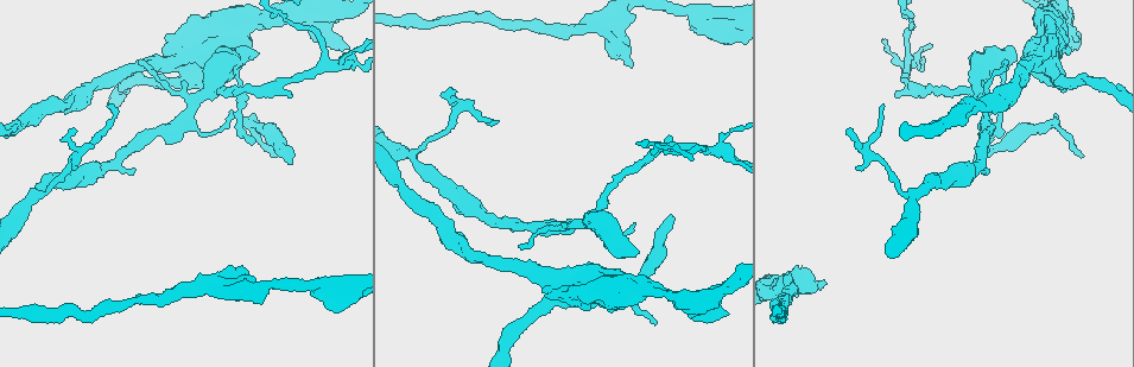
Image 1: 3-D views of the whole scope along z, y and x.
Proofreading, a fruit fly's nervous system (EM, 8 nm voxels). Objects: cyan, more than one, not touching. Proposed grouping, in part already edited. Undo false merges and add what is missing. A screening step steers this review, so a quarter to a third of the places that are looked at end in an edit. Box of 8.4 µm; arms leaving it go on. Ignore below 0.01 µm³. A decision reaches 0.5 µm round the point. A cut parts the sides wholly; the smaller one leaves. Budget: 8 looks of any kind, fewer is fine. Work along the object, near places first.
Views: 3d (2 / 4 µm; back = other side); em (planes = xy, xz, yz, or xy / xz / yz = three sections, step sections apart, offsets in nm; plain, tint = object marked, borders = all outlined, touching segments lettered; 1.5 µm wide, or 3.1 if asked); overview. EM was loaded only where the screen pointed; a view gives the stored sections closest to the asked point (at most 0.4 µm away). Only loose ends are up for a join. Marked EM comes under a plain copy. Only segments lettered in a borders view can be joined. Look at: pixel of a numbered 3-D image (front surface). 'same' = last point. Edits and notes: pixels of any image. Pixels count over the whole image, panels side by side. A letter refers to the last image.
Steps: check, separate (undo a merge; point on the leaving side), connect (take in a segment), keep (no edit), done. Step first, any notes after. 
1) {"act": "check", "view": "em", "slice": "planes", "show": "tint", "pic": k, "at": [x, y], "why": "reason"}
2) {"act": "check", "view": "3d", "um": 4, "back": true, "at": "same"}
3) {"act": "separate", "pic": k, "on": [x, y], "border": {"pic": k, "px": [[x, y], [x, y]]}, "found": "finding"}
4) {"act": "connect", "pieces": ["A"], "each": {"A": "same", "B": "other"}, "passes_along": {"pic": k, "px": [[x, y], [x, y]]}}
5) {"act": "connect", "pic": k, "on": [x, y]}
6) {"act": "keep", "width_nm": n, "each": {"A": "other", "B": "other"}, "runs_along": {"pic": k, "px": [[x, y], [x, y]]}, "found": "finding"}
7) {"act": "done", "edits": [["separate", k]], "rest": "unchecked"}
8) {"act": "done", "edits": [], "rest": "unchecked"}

{"act": "check", "view": "em", "slice": "planes", "show": "borders", "pic": 1, "at": [656, 323]}

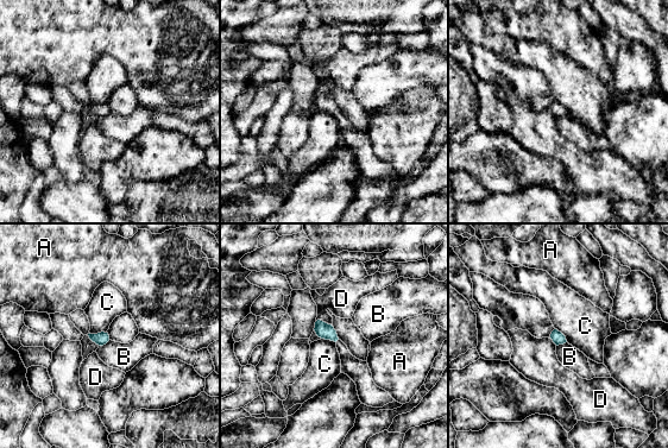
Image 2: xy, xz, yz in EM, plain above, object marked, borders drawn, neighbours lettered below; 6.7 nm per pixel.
{"act": "keep", "width_nm": 90, "each": {"A": "other", "B": "other", "C": "other", "D": "other"}, "border": {"pic": 2, "px": [[89, 332], [106, 333]]}, "found": "no lettered segment goes on from it"}

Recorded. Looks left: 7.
{"act": "check", "view": "em", "slice": "planes", "show": "tint", "pic": 1, "at": [1046, 15], "why": "branch stops here"}

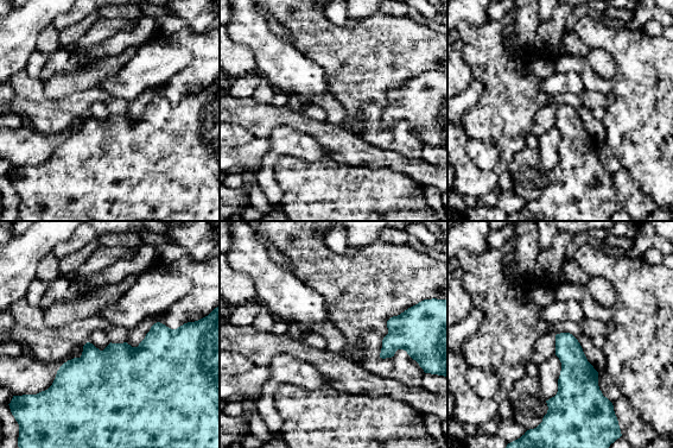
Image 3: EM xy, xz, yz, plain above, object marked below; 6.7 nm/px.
{"act": "check", "view": "em", "slice": "planes", "show": "borders", "at": "same", "why": "see the neighbours"}

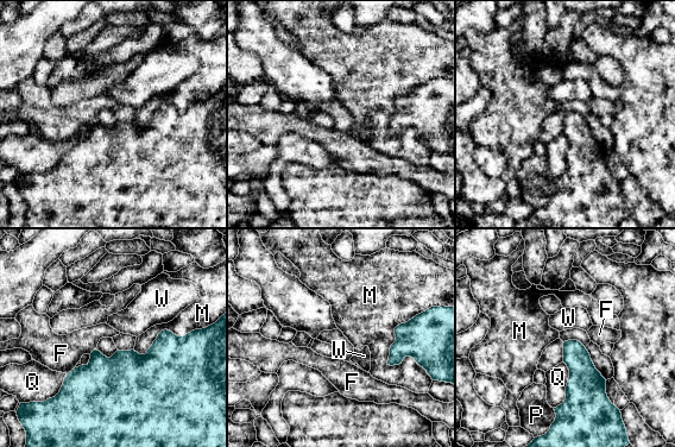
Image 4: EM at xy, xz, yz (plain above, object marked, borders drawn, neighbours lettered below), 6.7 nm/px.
{"act": "keep", "each": {"F": "other", "M": "other", "P": "other", "Q": "other", "W": "other"}, "border": {"pic": 4, "px": [[418, 314], [395, 328], [388, 365]]}, "found": "no lettered segment goes on from it"}

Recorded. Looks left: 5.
{"act": "check", "view": "3d", "um": 4, "pic": 1, "at": [256, 52], "why": "an open end"}

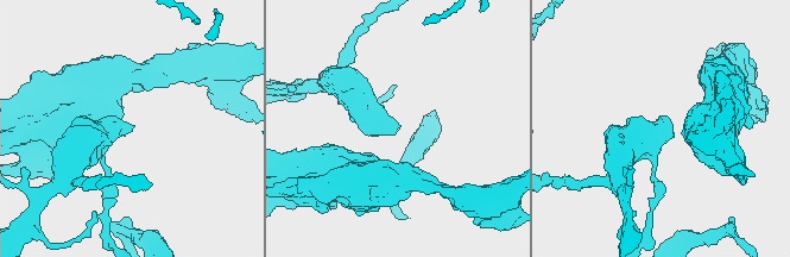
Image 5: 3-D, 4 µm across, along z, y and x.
{"act": "check", "view": "em", "slice": "planes", "show": "borders", "pic": 5, "at": [132, 127]}

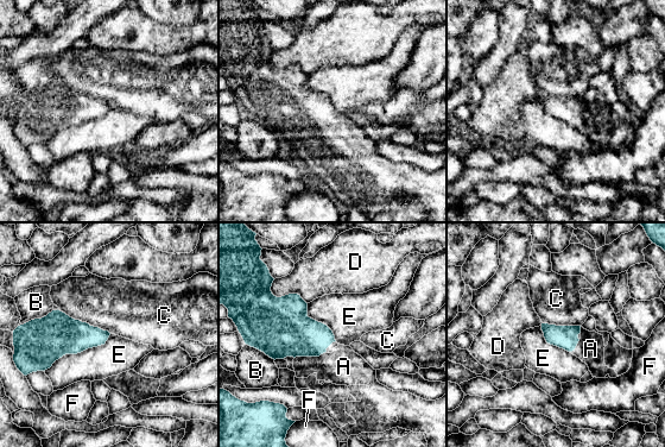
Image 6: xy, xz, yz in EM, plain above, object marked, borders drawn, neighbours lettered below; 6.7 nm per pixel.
{"act": "connect", "pieces": ["A"], "each": {"A": "same", "B": "other", "C": "other", "D": "other", "E": "other", "F": "other"}, "found": "the cell continues"}

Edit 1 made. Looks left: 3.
{"act": "check", "view": "em", "slice": "planes", "show": "tint", "pic": 1, "at": [1073, 46], "why": "an open end"}

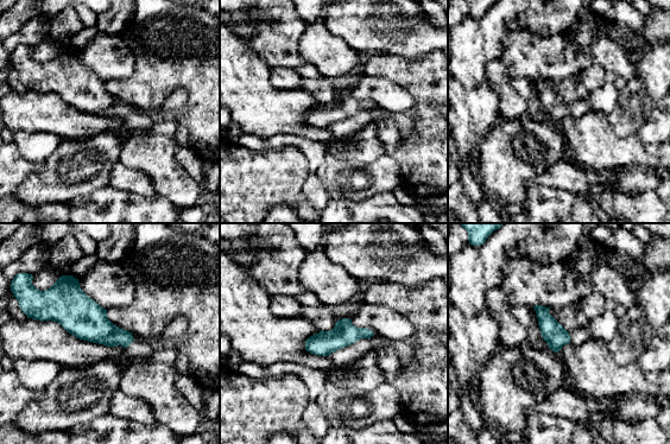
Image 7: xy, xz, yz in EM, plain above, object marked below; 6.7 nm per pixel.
{"act": "check", "view": "em", "slice": "planes", "show": "borders", "at": "same", "why": "see the neighbours"}

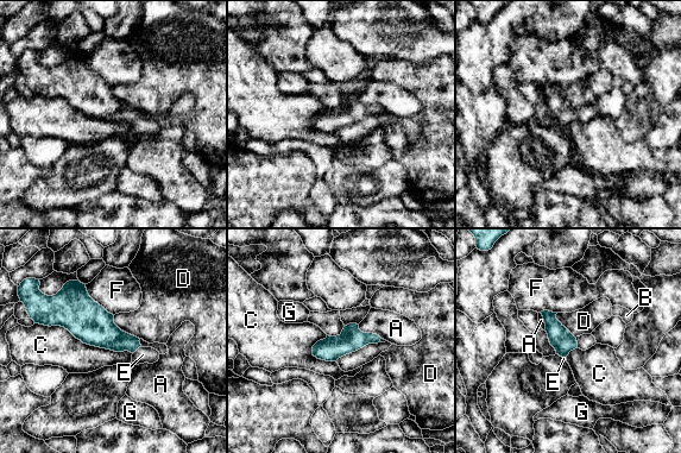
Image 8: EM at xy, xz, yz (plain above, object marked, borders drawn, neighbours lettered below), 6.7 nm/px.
{"act": "connect", "pieces": ["E"], "each": {"A": "other", "B": "other", "C": "other", "D": "other", "E": "same", "F": "other", "G": "other"}, "passes_along": {"pic": 8, "px": [[103, 333], [137, 348], [143, 354]]}, "found": "it goes on there"}

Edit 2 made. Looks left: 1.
{"act": "done", "edits": [["connect", 6], ["connect", 8]], "rest": "unchecked"}

